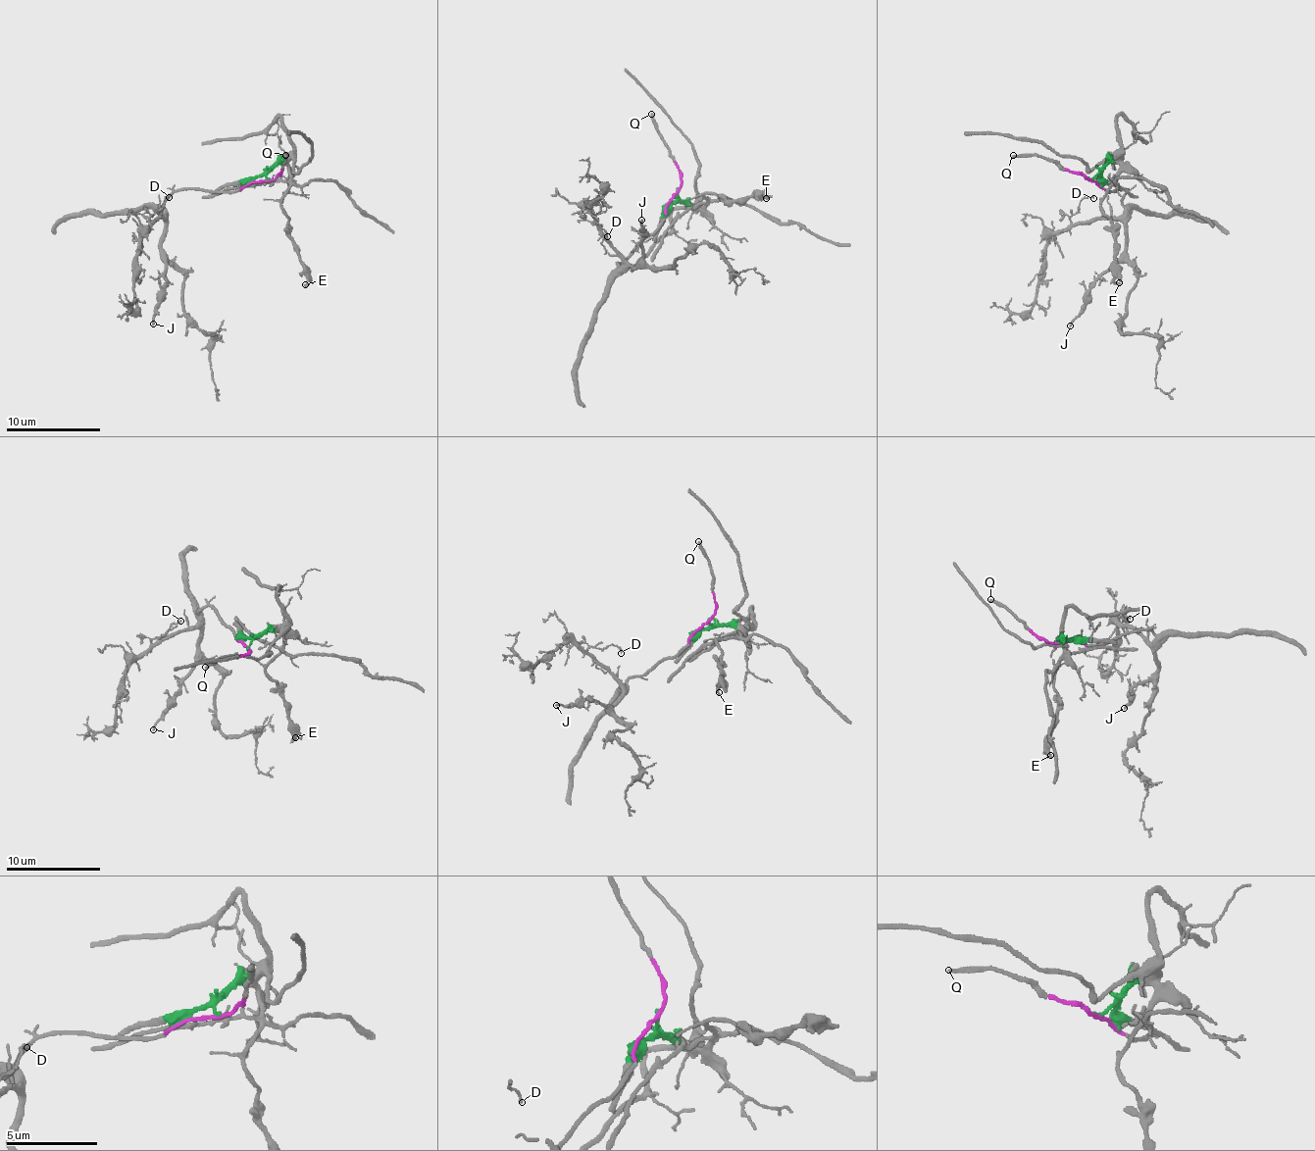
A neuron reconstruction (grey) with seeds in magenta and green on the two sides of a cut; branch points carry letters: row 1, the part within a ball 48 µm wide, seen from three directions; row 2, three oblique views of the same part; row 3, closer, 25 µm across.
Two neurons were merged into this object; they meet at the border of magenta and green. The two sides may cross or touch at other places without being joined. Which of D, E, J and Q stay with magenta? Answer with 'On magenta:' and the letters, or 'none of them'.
On magenta: D, J, Q

